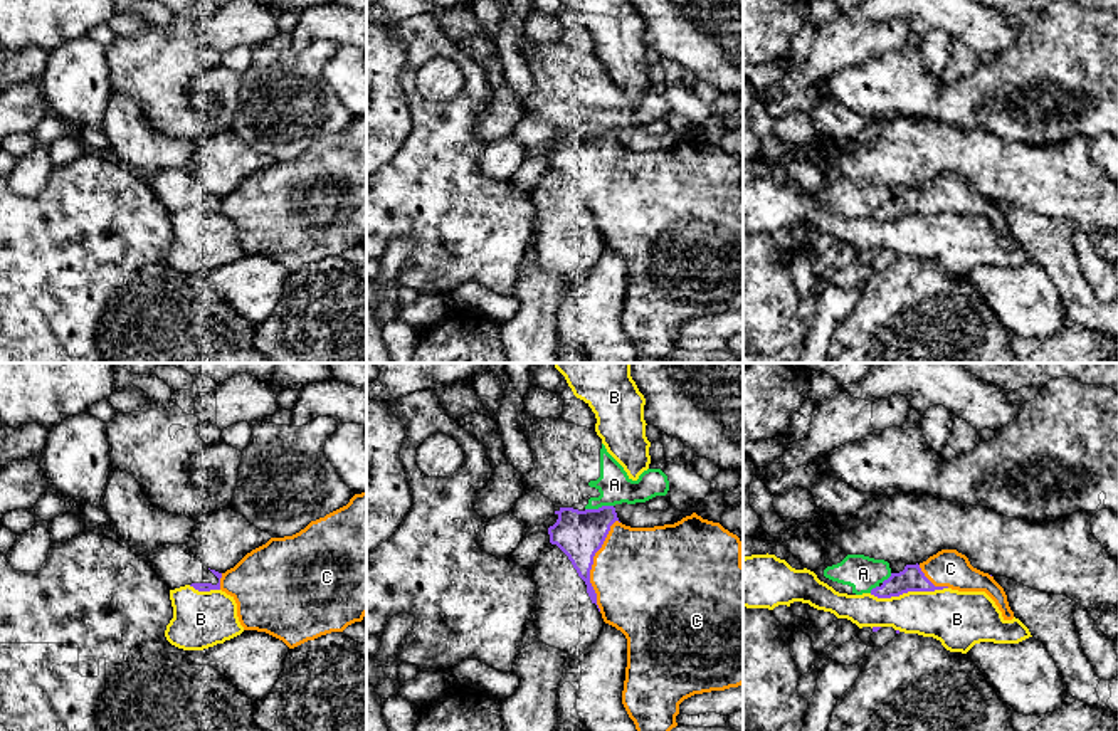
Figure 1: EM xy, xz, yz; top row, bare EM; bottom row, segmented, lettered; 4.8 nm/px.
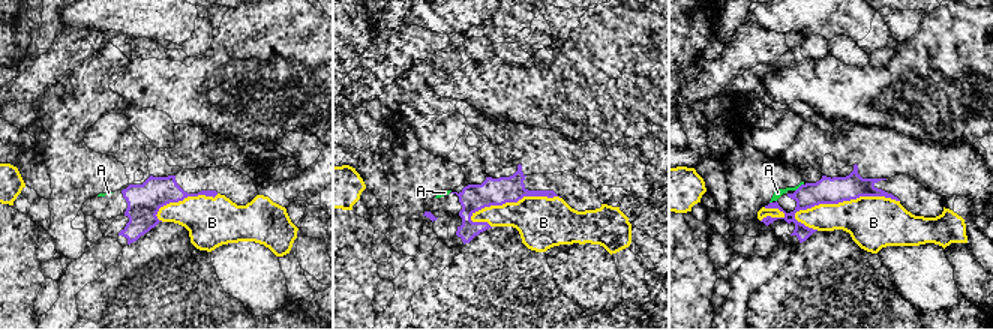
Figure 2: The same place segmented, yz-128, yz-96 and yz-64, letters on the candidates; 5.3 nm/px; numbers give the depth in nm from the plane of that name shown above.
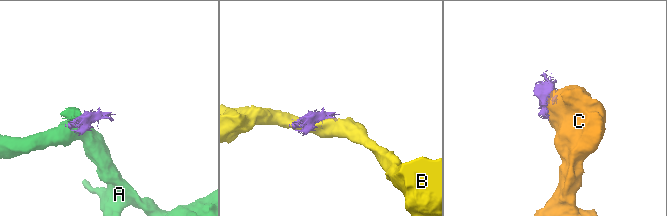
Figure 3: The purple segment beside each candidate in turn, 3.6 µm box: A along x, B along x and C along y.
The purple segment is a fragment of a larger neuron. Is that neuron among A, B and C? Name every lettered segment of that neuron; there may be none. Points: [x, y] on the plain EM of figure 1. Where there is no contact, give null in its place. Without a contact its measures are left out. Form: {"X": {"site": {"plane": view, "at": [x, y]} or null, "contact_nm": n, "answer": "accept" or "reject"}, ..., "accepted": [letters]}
{"A": {"site": {"plane": "xz", "at": [599, 131]}, "contact_nm": 140, "answer": "reject"}, "B": {"site": {"plane": "yz", "at": [908, 214]}, "contact_nm": 380, "answer": "reject"}, "C": {"site": {"plane": "xz", "at": [592, 187]}, "contact_nm": 440, "answer": "reject"}, "accepted": []}

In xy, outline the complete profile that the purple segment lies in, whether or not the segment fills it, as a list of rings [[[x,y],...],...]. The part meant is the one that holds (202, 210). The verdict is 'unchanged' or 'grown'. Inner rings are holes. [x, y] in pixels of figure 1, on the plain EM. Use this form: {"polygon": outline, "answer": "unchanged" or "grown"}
{"polygon": [[[163,168],[153,173],[148,183],[170,213],[185,208],[198,215],[220,213],[222,197],[208,193],[187,168]]], "answer": "grown"}

